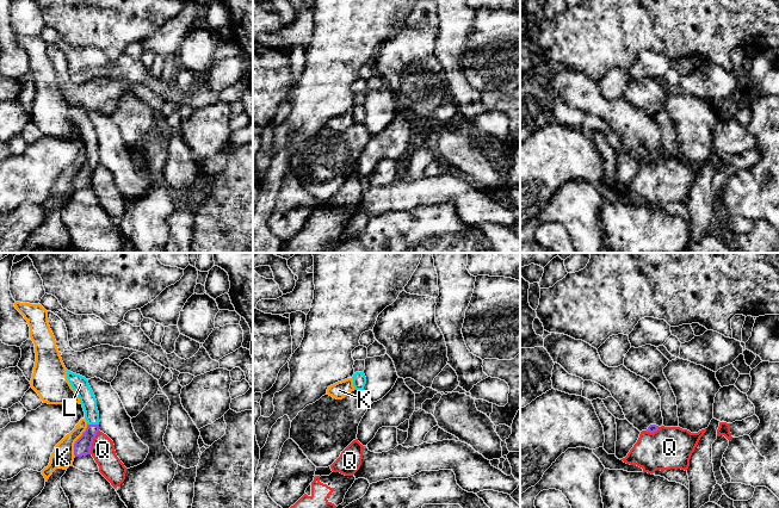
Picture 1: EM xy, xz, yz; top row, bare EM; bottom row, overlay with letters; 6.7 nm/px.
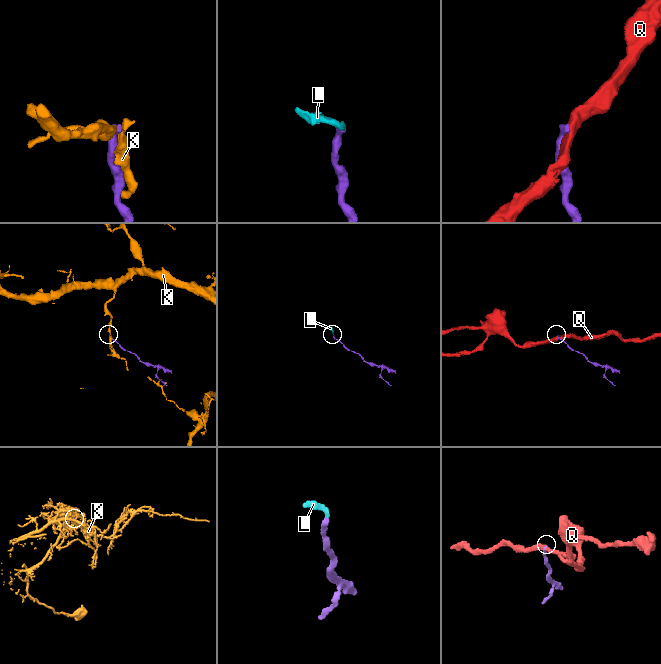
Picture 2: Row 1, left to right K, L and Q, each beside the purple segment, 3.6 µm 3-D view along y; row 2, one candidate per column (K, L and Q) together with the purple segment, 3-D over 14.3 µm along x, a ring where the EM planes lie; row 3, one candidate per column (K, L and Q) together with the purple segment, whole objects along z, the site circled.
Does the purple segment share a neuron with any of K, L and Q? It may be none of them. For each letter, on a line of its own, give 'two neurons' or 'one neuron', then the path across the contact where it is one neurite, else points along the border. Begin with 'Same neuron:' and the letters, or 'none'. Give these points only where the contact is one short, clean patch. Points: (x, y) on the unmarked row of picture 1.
Same neuron: L
K: two neurons; border along xy (87, 158), (74, 177), (74, 189)
L: one neuron; runs through xy (82, 178), (93, 158), (87, 131)
Q: two neurons

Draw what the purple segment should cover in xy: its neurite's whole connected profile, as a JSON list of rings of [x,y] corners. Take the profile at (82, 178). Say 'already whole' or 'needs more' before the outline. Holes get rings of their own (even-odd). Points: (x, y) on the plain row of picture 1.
needs more | [[[67,103],[67,111],[72,120],[78,126],[85,144],[87,161],[74,176],[74,188],[82,190],[91,187],[93,172],[99,165],[99,144],[97,141],[95,129],[88,117],[88,113],[76,106]]]

